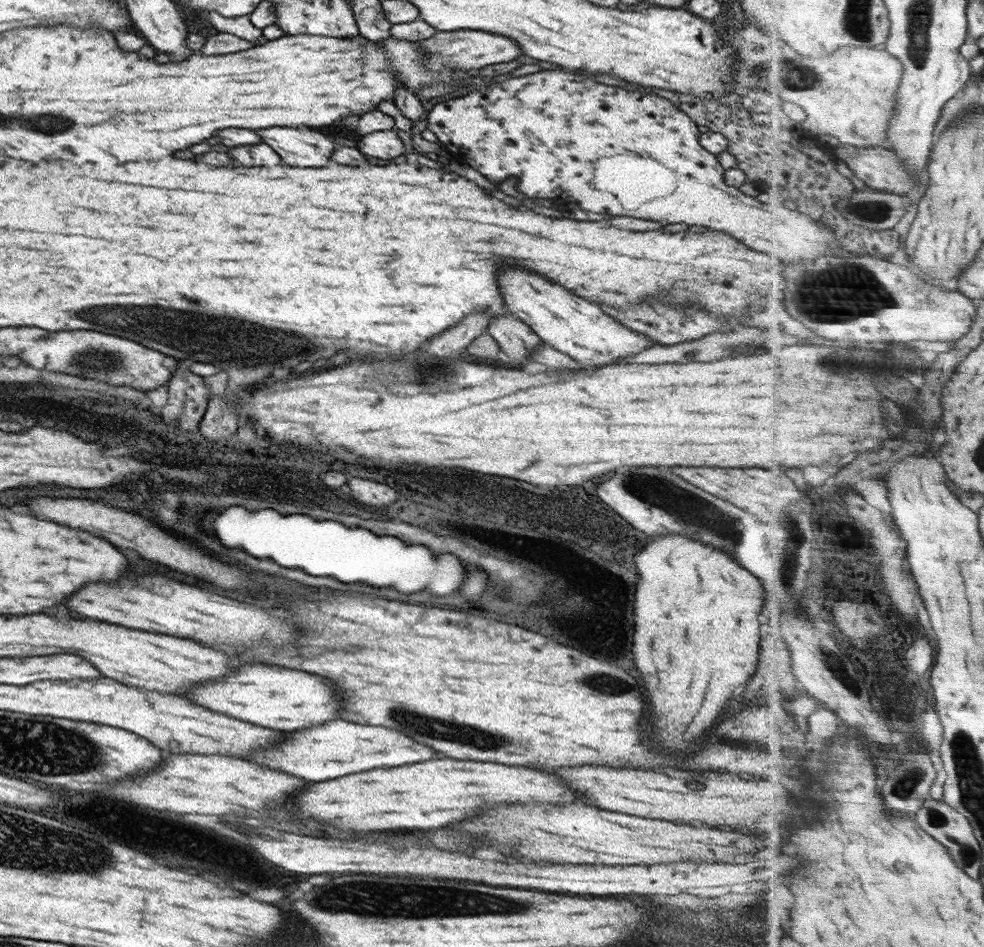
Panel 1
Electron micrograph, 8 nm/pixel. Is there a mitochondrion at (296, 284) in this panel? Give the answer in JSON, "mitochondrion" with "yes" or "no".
{"mitochondrion":"no"}

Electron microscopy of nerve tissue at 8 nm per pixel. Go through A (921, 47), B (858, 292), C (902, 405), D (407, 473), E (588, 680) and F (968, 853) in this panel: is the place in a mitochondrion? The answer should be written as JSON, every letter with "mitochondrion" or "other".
{"A":"mitochondrion","B":"mitochondrion","C":"other","D":"other","E":"mitochondrion","F":"mitochondrion"}

